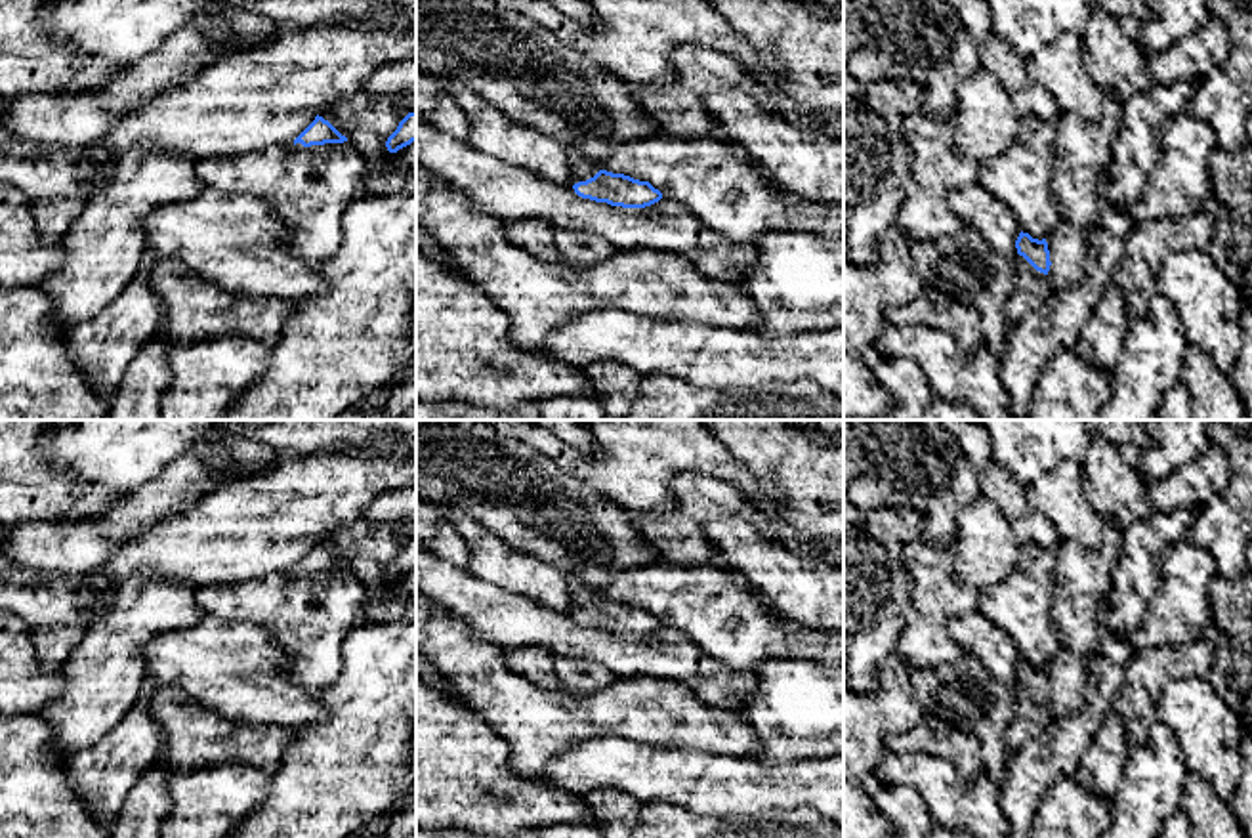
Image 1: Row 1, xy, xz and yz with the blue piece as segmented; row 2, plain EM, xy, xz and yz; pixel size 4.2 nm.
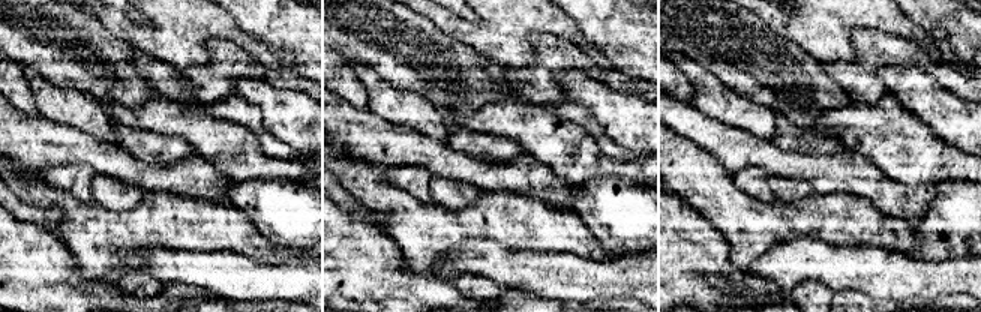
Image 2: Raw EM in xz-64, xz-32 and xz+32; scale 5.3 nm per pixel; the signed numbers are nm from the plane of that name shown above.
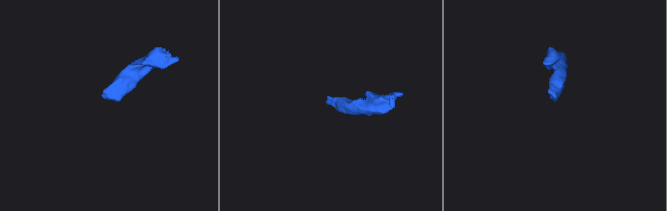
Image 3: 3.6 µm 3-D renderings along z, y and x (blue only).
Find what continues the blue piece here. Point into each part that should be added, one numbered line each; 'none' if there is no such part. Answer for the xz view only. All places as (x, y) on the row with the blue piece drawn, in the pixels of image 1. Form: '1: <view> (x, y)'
1: xz (583, 167)

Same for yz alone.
1: yz (1033, 289)

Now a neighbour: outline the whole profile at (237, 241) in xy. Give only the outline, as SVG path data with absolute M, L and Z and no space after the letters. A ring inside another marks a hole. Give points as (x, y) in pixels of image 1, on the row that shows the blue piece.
M206 185L197 199L151 210L141 220L141 229L147 235L147 248L162 262L179 258L198 277L235 294L300 302L328 290L319 265L284 248L290 241L292 216L261 195L231 195Z

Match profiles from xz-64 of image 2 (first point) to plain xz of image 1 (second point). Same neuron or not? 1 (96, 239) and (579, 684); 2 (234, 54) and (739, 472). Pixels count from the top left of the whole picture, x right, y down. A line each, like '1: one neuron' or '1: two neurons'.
1: two neurons
2: two neurons

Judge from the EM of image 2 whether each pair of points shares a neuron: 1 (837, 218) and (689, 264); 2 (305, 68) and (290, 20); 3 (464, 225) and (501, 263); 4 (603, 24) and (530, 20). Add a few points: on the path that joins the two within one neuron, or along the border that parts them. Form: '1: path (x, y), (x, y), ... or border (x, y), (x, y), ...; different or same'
1: border (717, 230), (729, 245), (729, 261), (744, 272); different
2: path (305, 56), (305, 35), (302, 32); same
3: border (512, 248), (489, 240), (465, 239), (444, 252); different
4: border (569, 15), (600, 48); different

